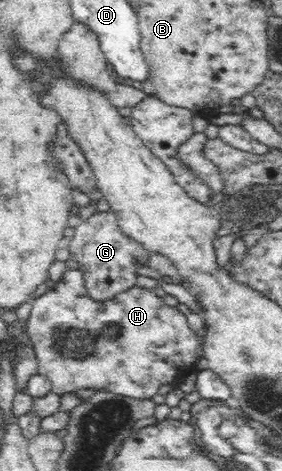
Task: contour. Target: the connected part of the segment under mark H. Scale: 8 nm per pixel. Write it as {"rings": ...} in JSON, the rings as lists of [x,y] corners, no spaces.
{"rings":[[[132,287],[103,302],[90,296],[75,296],[69,288],[65,290],[65,296],[67,298],[61,298],[59,290],[45,292],[43,296],[31,300],[32,307],[26,318],[27,336],[37,358],[37,373],[49,378],[53,393],[62,396],[78,390],[103,390],[149,400],[157,396],[159,388],[173,388],[185,376],[196,371],[202,335],[191,329],[185,314],[176,307],[168,306],[152,290]]]}

